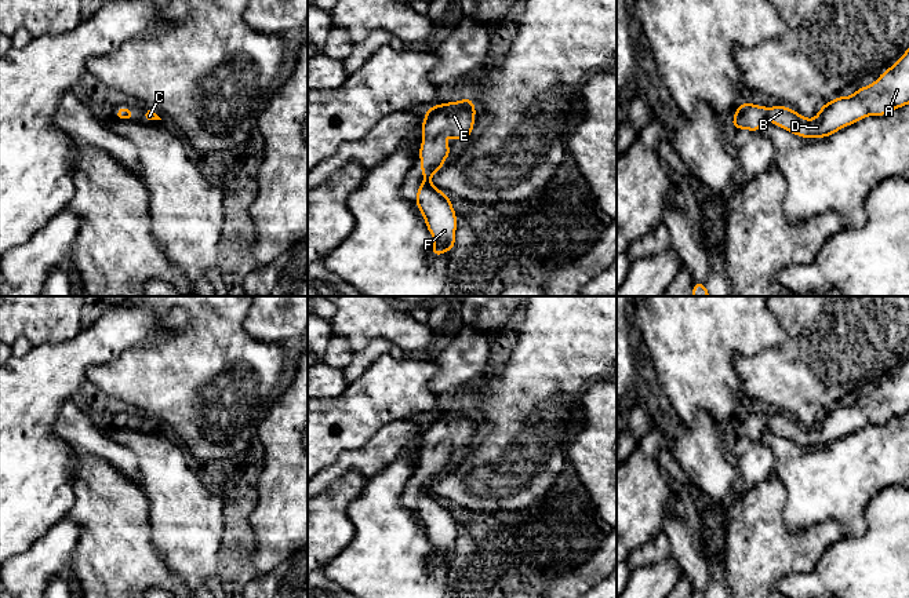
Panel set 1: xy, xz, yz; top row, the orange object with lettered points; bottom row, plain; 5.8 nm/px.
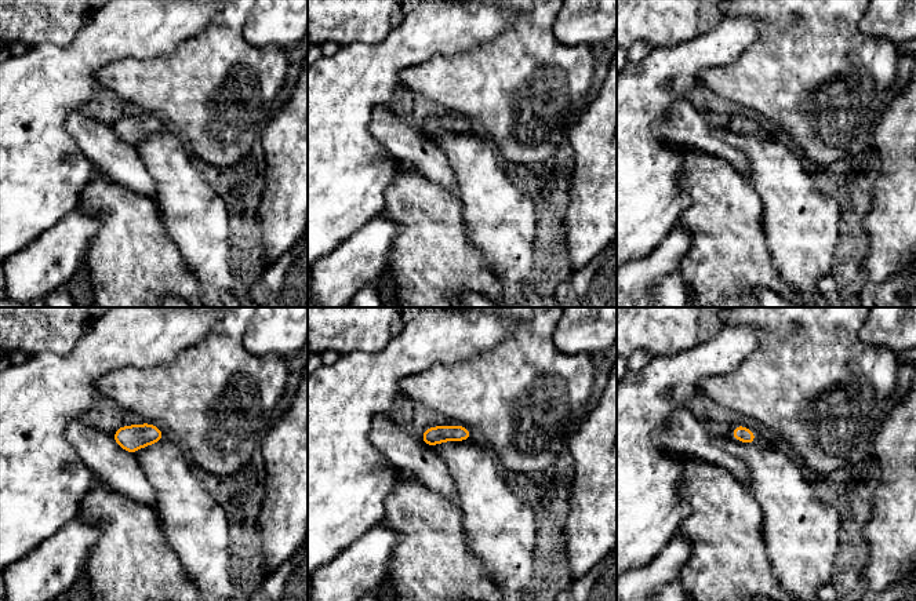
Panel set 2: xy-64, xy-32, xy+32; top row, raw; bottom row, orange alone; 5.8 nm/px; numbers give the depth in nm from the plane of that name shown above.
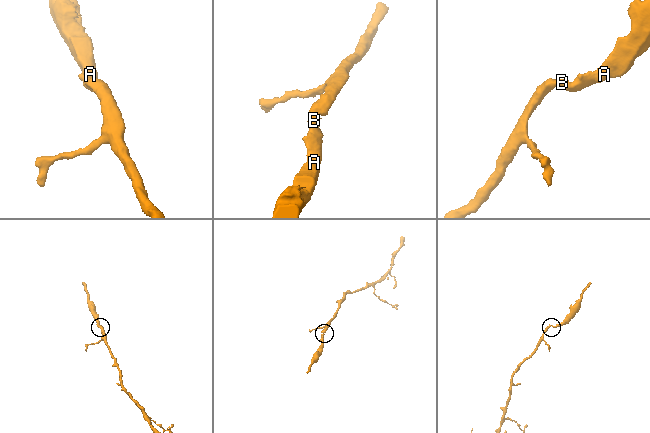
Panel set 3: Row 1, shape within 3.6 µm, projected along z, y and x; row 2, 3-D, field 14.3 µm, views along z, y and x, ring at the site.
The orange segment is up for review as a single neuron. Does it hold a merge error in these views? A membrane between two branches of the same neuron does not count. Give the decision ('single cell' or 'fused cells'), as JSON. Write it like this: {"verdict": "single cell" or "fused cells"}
{"verdict": "single cell"}

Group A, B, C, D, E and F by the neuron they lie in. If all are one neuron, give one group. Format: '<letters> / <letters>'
A B C D E F

